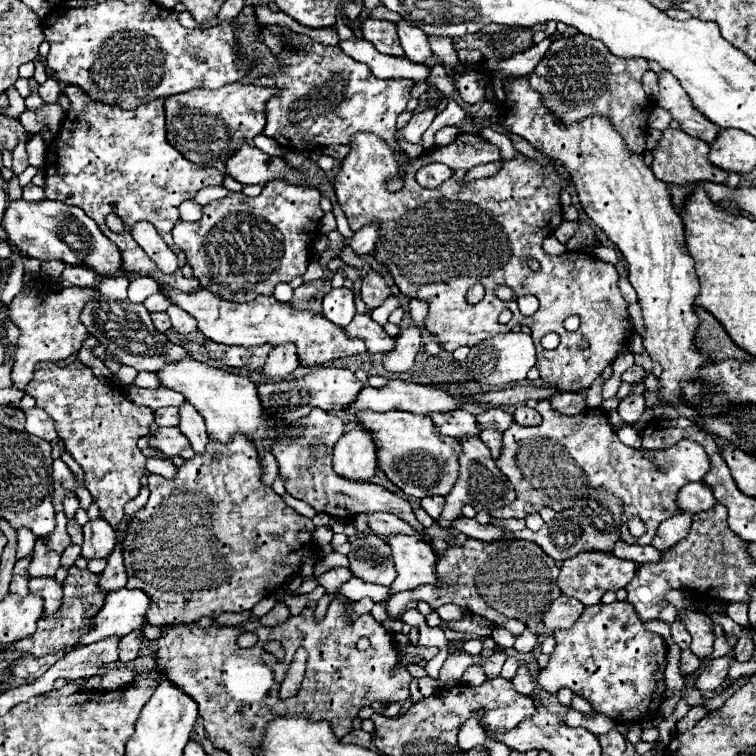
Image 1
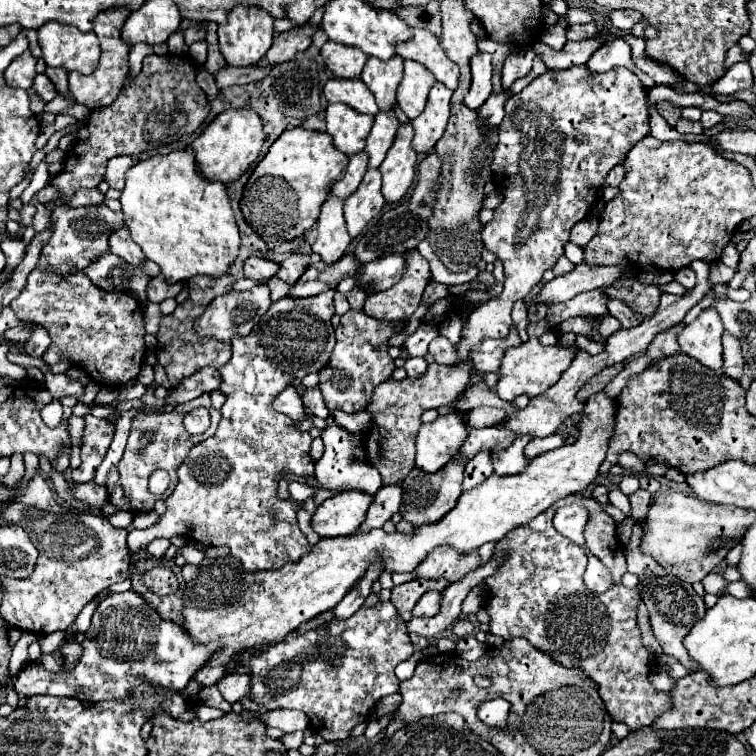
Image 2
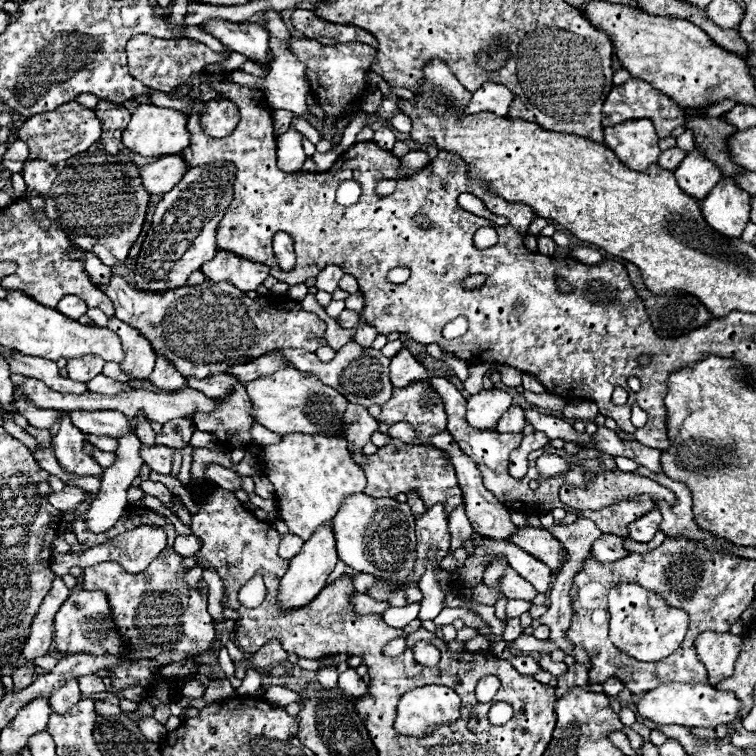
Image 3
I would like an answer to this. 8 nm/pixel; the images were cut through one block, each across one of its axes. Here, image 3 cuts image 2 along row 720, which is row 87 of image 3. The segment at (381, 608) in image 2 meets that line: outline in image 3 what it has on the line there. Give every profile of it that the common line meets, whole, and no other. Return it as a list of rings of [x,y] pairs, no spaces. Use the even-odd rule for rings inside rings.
[[[290,38],[292,42],[292,52],[306,64],[306,76],[310,80],[310,90],[312,96],[316,98],[318,106],[324,110],[326,118],[336,118],[340,116],[348,106],[350,106],[350,98],[354,102],[356,98],[356,106],[362,102],[364,94],[366,94],[366,82],[364,76],[370,70],[370,64],[376,58],[376,52],[372,48],[368,48],[368,44],[360,44],[360,42],[342,42],[336,46],[322,46],[318,40],[312,38]]]

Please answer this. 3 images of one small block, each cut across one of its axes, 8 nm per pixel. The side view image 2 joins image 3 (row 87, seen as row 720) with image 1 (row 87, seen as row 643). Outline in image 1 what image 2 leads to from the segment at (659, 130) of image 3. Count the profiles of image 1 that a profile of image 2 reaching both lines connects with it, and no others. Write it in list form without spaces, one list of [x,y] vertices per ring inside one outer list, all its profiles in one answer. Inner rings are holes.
[[[576,34],[554,40],[538,66],[526,74],[526,80],[532,90],[542,94],[544,106],[562,124],[570,126],[592,114],[604,116],[624,138],[628,150],[638,156],[646,152],[651,104],[642,90],[642,74],[646,70],[648,62],[644,58],[618,58],[600,40]]]

